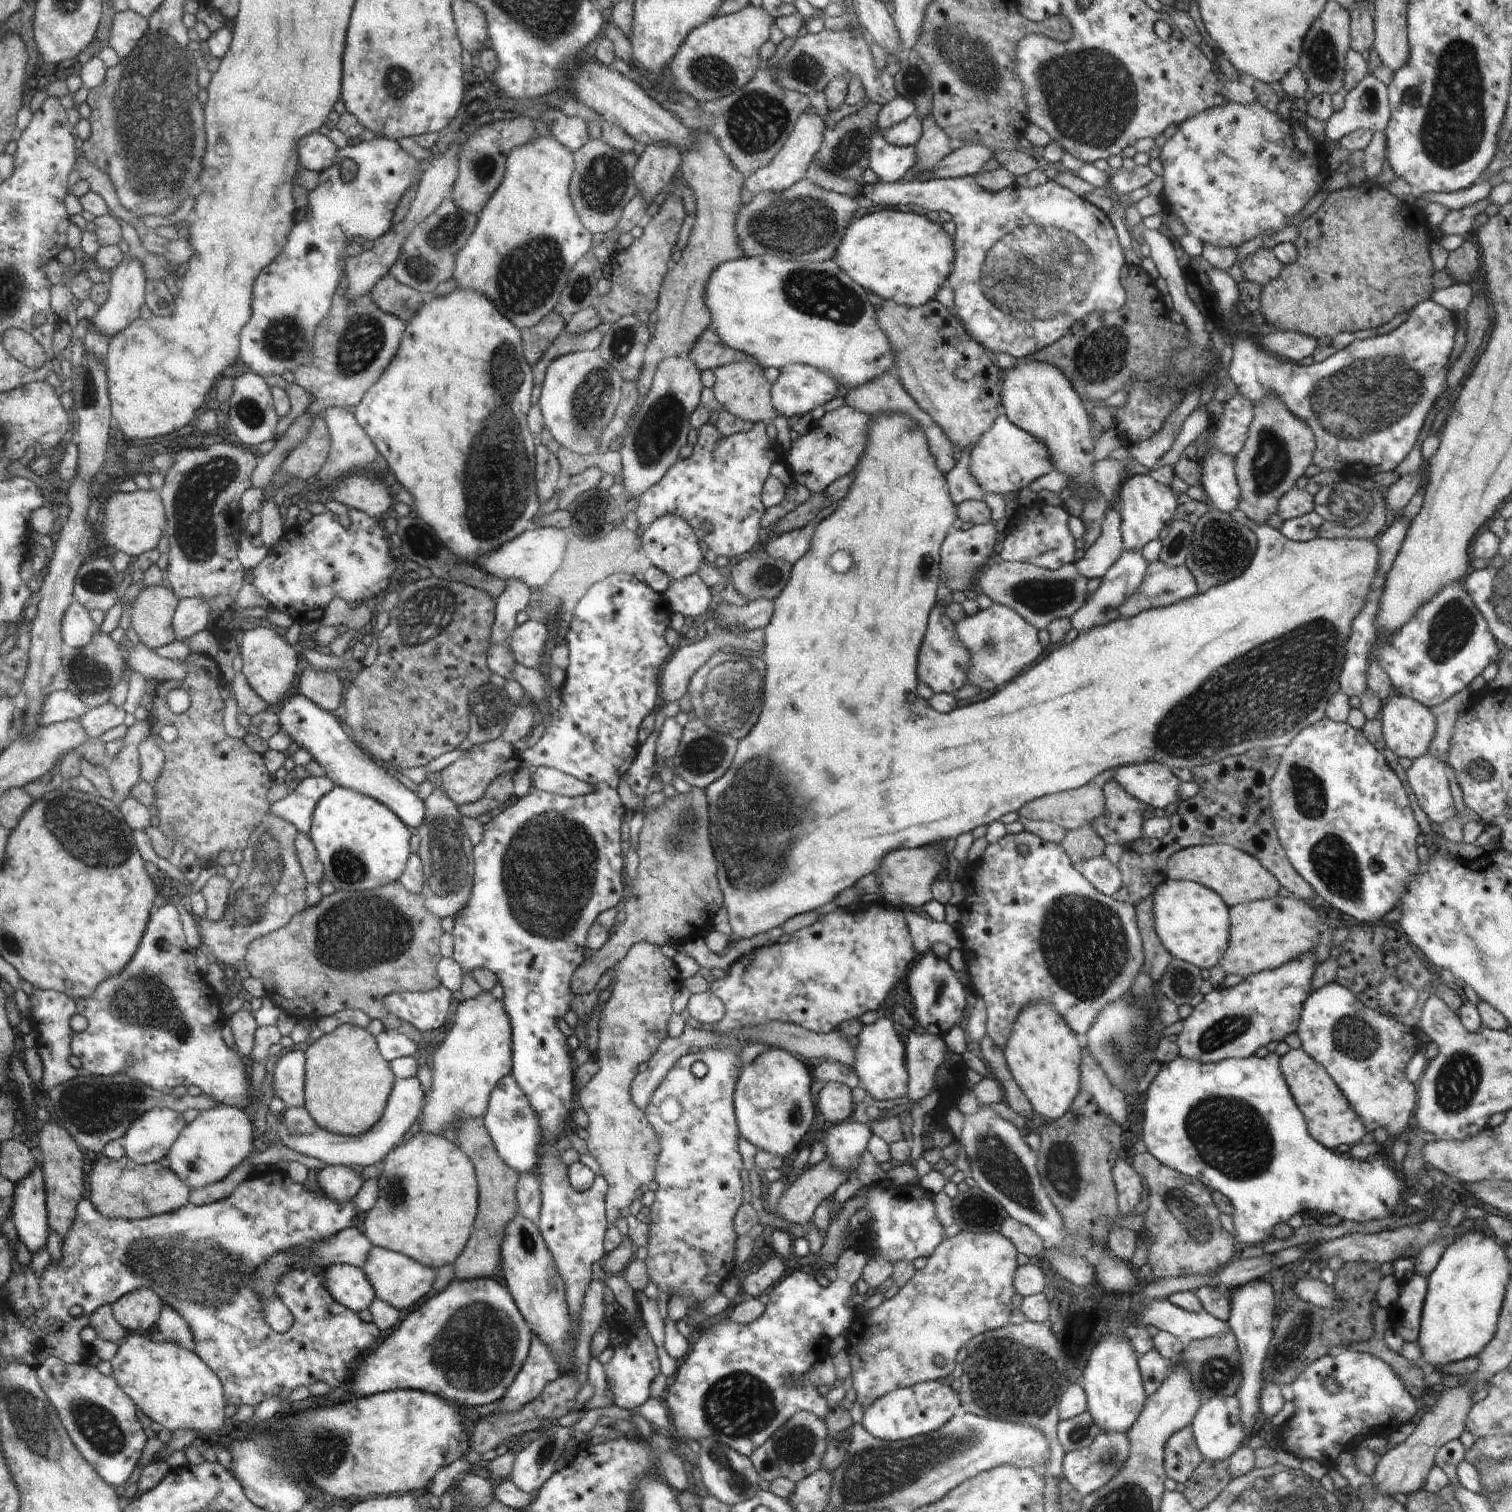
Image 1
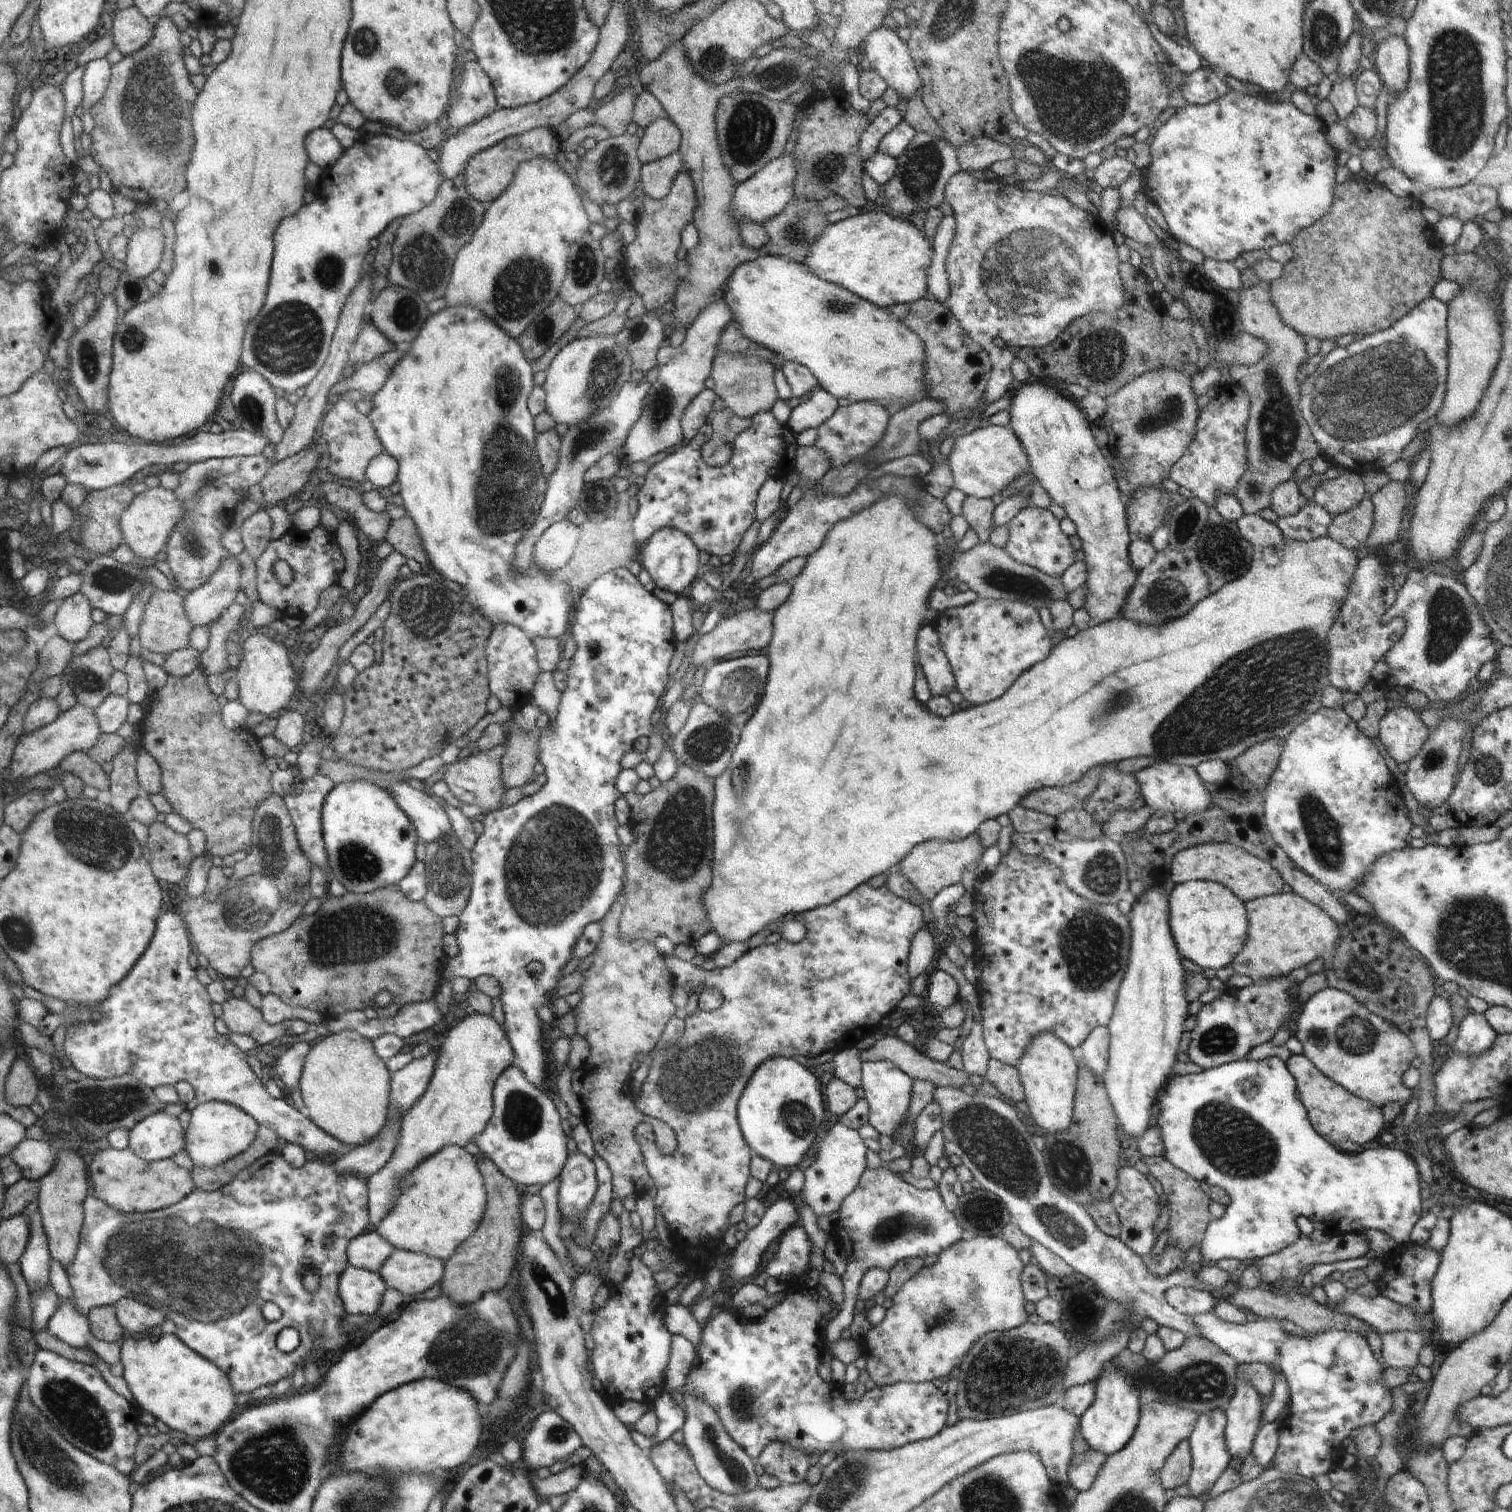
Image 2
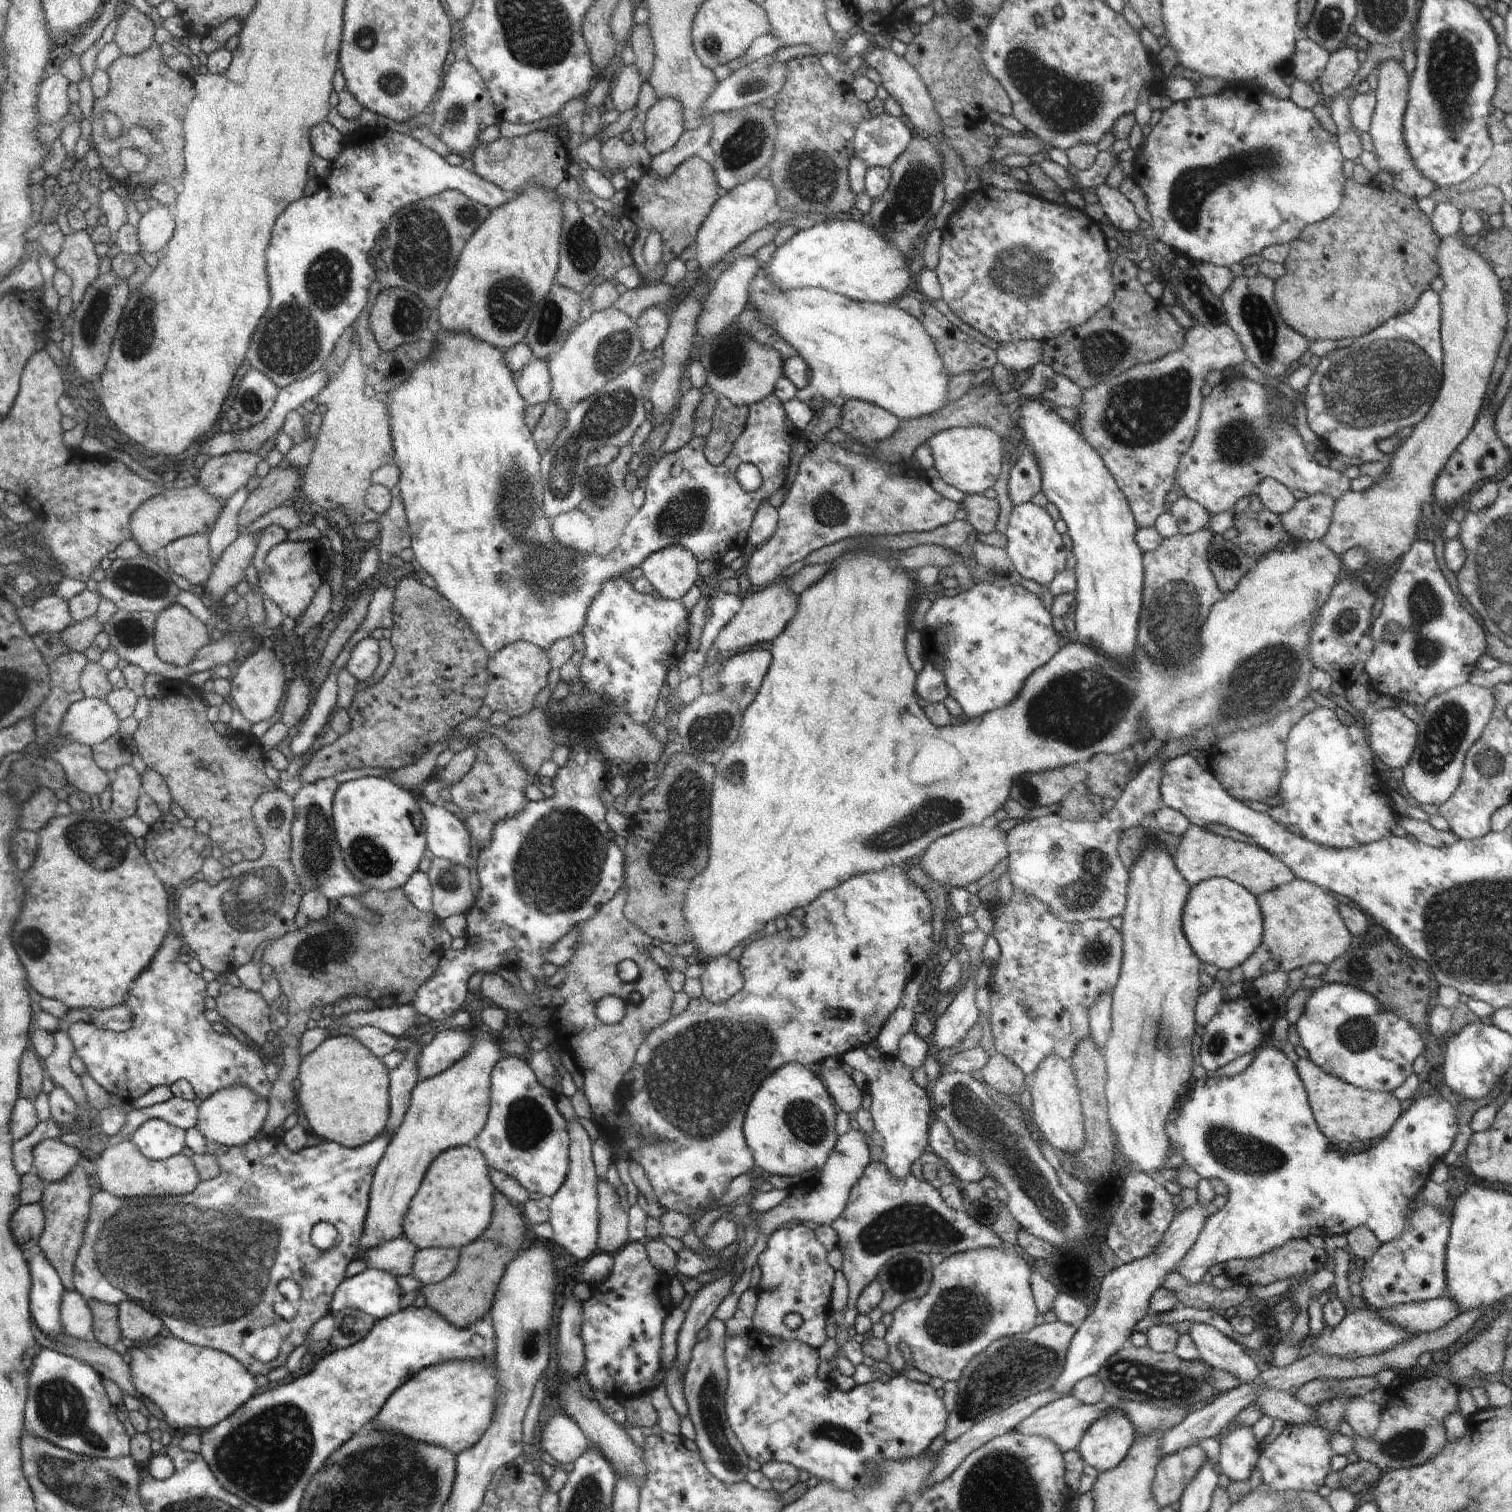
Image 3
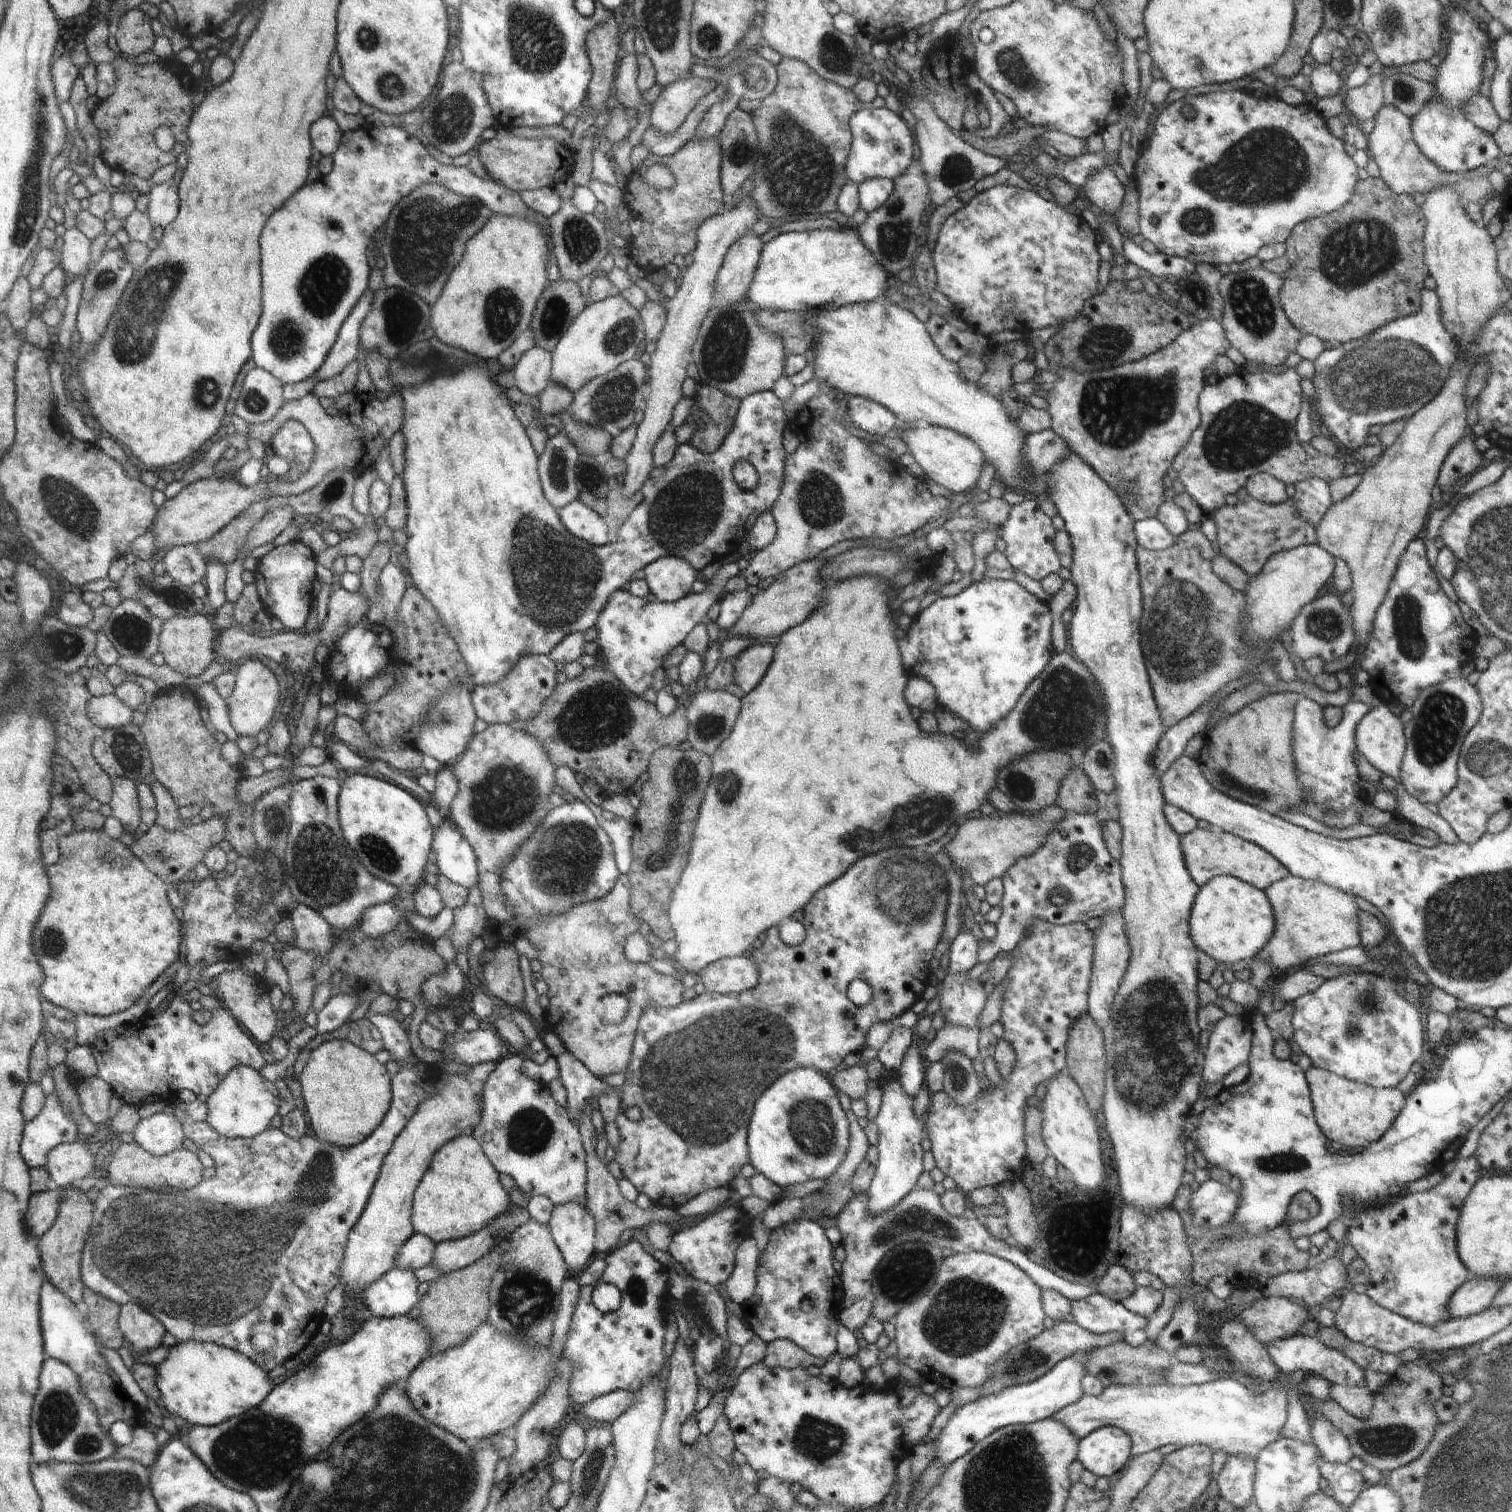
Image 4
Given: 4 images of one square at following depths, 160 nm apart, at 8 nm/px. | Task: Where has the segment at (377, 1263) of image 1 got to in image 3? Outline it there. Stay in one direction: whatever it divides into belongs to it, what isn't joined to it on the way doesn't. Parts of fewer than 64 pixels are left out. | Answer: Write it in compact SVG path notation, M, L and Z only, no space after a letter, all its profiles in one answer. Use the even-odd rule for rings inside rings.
M451 1248L418 1249L408 1276L415 1278L422 1286L444 1281L457 1266L459 1250Z

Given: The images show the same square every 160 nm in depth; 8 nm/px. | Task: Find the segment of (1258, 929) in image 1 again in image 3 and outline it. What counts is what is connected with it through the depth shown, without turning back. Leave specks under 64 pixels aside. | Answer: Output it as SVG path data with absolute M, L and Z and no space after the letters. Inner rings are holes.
M1295 877L1292 882L1256 897L1262 913L1263 931L1258 948L1241 964L1246 979L1253 981L1260 975L1276 971L1290 972L1294 968L1307 967L1312 962L1327 966L1352 948L1350 943L1353 936L1338 912L1338 901L1320 886Z

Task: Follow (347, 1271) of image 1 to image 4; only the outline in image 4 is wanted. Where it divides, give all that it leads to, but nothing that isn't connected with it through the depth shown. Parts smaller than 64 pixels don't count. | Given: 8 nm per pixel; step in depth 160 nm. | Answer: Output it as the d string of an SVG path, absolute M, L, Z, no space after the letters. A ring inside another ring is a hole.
M394 1267L365 1288L365 1302L374 1317L401 1317L418 1304L419 1282L413 1272Z

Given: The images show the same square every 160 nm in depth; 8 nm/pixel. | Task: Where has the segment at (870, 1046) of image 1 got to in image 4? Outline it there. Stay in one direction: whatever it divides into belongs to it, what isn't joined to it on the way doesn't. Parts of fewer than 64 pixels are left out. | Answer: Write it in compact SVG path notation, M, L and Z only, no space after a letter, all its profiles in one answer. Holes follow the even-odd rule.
M885 1072L880 1077L882 1101L875 1118L879 1130L878 1165L866 1195L869 1196L869 1213L873 1215L891 1209L916 1185L923 1171L922 1139L925 1131L924 1117L920 1118L913 1109L913 1098L901 1086L897 1073Z

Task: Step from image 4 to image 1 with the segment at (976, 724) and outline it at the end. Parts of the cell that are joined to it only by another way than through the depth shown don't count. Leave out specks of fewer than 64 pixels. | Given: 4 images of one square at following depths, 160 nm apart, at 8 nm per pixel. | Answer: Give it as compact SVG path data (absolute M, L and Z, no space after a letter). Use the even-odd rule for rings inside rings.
M993 603L988 609L980 609L976 615L968 616L964 620L955 622L958 636L974 655L973 678L975 684L983 690L992 690L1009 683L1018 677L1030 664L1034 664L1040 654L1042 646L1038 642L1038 632L1022 615L1010 607Z

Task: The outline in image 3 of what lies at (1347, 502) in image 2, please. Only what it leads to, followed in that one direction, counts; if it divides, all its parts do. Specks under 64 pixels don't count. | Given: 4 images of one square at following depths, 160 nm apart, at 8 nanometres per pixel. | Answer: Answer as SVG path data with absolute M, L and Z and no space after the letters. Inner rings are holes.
M1242 375L1221 382L1208 396L1203 397L1194 440L1177 464L1175 486L1181 488L1186 497L1200 504L1210 515L1232 509L1240 498L1256 492L1257 484L1266 477L1276 479L1291 491L1302 490L1308 495L1322 493L1334 500L1351 490L1346 473L1323 467L1306 451L1296 428L1285 427L1273 420L1270 403L1265 386Z

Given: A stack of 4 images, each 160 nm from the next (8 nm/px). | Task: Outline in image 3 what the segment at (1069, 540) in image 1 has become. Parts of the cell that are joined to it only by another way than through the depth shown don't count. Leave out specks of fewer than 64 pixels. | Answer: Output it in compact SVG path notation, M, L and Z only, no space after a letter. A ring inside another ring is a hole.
M1033 503L1016 505L1011 509L1004 534L1008 541L1005 547L1007 555L1016 567L1019 578L1035 580L1047 587L1052 579L1066 570L1068 551L1062 543L1062 535L1054 527L1055 521L1048 515L1045 507Z

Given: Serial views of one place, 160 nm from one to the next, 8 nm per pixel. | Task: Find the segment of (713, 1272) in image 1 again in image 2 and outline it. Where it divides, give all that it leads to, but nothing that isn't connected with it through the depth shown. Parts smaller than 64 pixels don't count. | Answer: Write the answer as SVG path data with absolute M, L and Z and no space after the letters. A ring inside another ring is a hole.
M867 884L857 886L852 893L839 898L832 905L818 907L808 913L804 913L803 923L806 927L806 936L800 942L788 942L781 938L774 944L764 943L760 947L748 949L734 964L727 967L716 967L711 971L692 965L675 956L666 957L667 966L670 971L673 971L680 987L715 988L720 994L724 995L724 1003L720 1008L716 1008L712 1012L700 1011L699 1014L694 1014L690 1017L687 1016L684 1019L686 1029L680 1042L675 1045L676 1048L672 1047L669 1050L652 1055L654 1060L652 1060L651 1065L647 1064L650 1071L641 1086L641 1092L637 1100L638 1108L645 1115L661 1120L676 1131L677 1149L672 1153L672 1156L662 1156L662 1153L656 1154L656 1156L646 1156L646 1166L650 1166L650 1178L655 1184L655 1192L653 1193L654 1204L662 1215L662 1218L664 1218L664 1222L673 1239L671 1250L687 1266L688 1272L692 1272L696 1278L705 1278L708 1271L706 1270L706 1266L694 1266L694 1264L706 1264L712 1258L718 1242L722 1240L726 1228L730 1226L730 1214L732 1210L738 1204L744 1203L744 1186L746 1186L748 1176L750 1176L748 1174L748 1164L751 1164L750 1158L752 1156L750 1156L750 1147L746 1146L746 1142L742 1138L743 1131L738 1122L737 1105L740 1104L741 1094L744 1093L749 1078L753 1076L754 1069L772 1057L803 1056L803 1058L810 1058L822 1054L822 1052L832 1051L838 1053L856 1046L857 1042L865 1036L876 1036L876 1032L880 1028L880 1020L888 1017L890 1012L896 1008L896 1004L908 994L908 984L910 984L907 971L908 948L910 948L910 943L912 942L912 938L916 936L916 933L921 928L926 927L921 907L915 906L907 900L898 897L884 885L872 888Z

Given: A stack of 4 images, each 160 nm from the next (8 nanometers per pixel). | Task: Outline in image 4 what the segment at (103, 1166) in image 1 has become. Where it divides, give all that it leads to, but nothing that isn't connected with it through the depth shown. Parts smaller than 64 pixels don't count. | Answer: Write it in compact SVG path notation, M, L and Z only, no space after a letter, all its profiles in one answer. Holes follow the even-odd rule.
M138 1141L124 1143L113 1156L109 1169L105 1172L115 1185L128 1185L149 1189L168 1188L169 1190L193 1189L202 1180L202 1164L194 1151L181 1147L167 1155L150 1154Z

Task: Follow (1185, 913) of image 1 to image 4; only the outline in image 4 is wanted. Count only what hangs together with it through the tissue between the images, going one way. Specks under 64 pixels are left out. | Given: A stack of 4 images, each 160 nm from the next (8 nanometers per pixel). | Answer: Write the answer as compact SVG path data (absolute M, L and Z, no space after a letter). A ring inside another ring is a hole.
M1216 875L1199 887L1189 916L1195 946L1224 966L1256 958L1273 936L1274 927L1274 909L1265 891L1228 875Z

